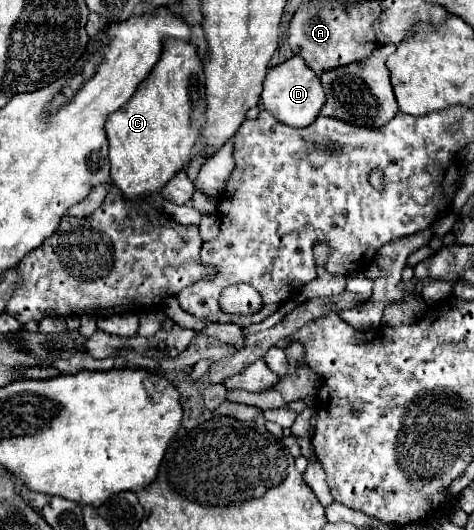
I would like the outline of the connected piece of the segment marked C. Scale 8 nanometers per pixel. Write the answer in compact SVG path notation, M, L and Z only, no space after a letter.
M166 39L162 57L154 65L152 73L138 85L132 99L112 113L106 121L106 135L110 143L110 183L122 191L126 201L134 201L144 195L160 193L162 187L188 163L192 153L202 141L202 125L206 123L206 77L194 45L188 41Z

